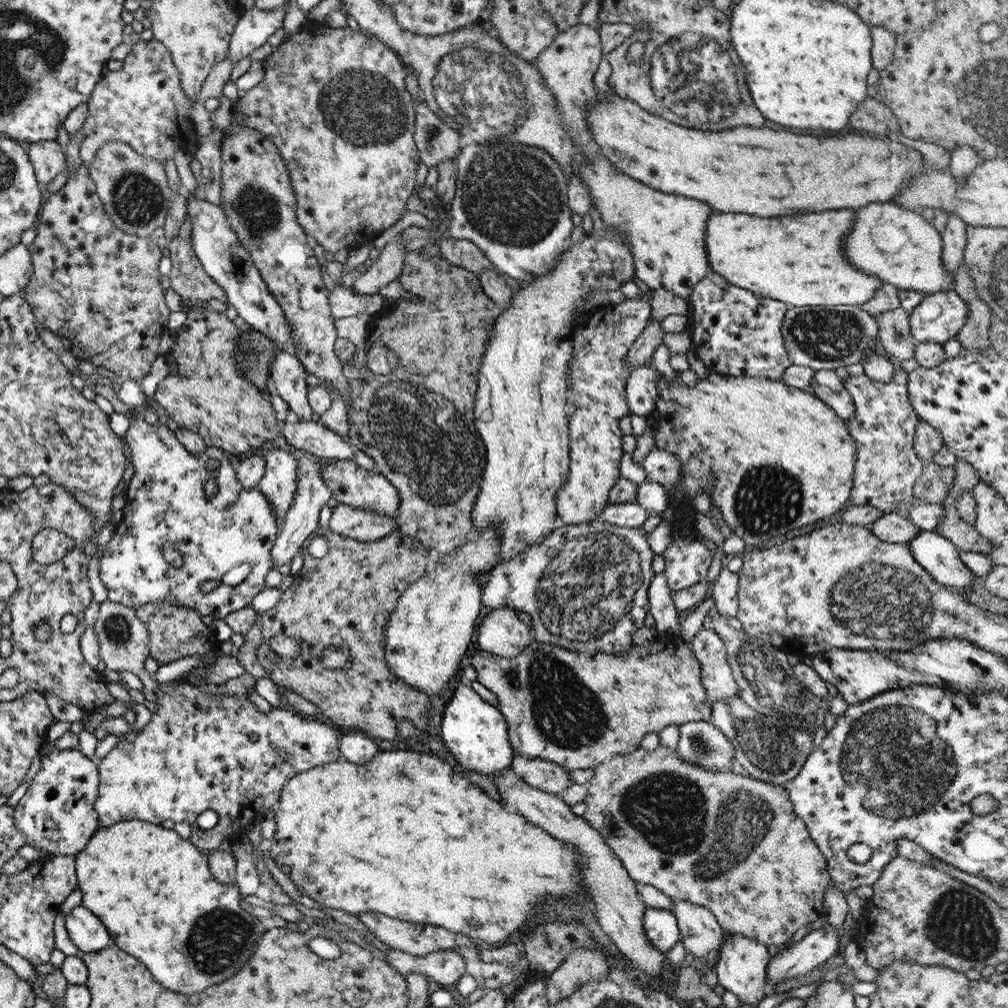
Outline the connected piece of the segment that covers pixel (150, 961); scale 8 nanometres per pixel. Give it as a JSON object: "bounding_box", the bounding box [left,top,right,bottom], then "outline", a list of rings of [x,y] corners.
{"bounding_box":[74,820,267,996],"outline":[[[127,820],[113,824],[111,827],[97,829],[87,841],[87,844],[74,855],[75,874],[77,880],[77,888],[81,891],[81,906],[91,910],[107,928],[113,944],[117,948],[121,948],[123,952],[135,956],[141,964],[146,966],[146,969],[152,974],[152,977],[163,988],[172,990],[173,992],[189,996],[197,995],[211,987],[214,984],[219,984],[226,978],[233,976],[239,972],[243,963],[251,956],[254,949],[254,944],[257,939],[267,930],[267,923],[259,921],[255,916],[247,913],[239,907],[239,889],[235,882],[221,883],[215,881],[208,869],[206,856],[199,852],[188,839],[183,839],[174,832],[174,830],[166,830],[160,825],[150,824],[139,820]]]}

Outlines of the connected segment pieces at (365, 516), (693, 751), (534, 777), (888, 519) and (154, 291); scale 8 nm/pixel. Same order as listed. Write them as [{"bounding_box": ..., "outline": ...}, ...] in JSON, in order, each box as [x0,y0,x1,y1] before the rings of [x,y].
[{"bounding_box":[328,504,396,541],"outline":[[[345,504],[333,507],[328,529],[342,537],[359,541],[380,539],[396,529],[395,519],[371,510],[353,508]]]},{"bounding_box":[674,719,734,771],"outline":[[[708,719],[680,724],[674,748],[685,763],[709,771],[731,771],[734,758],[731,746],[728,738]]]},{"bounding_box":[510,752,572,796],"outline":[[[515,752],[511,754],[510,768],[527,785],[551,795],[559,796],[572,784],[569,771],[563,770],[561,766],[545,760],[527,759]]]},{"bounding_box":[866,512,921,544],"outline":[[[895,512],[883,513],[870,525],[867,524],[866,528],[873,536],[877,536],[882,541],[903,544],[908,544],[921,531],[908,521],[905,514]]]},{"bounding_box":[20,164,170,382],"outline":[[[83,164],[69,170],[63,187],[46,200],[34,230],[36,235],[28,246],[32,272],[20,293],[31,306],[34,318],[55,335],[75,359],[106,368],[120,380],[139,382],[149,374],[151,362],[158,356],[159,339],[170,314],[159,284],[157,264],[161,248],[157,241],[149,235],[127,234],[111,222],[96,195],[88,167]]]}]

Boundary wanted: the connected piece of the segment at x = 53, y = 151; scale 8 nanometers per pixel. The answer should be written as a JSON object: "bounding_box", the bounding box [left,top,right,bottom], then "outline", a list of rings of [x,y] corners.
{"bounding_box":[27,140,66,184],"outline":[[[47,140],[29,143],[27,156],[32,164],[37,182],[47,184],[66,168],[65,156],[57,141]]]}

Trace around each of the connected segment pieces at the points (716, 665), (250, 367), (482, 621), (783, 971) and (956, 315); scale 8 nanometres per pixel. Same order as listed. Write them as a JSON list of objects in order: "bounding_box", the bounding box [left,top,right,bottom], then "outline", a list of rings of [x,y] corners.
[{"bounding_box":[689,628,739,708],"outline":[[[703,628],[689,644],[692,655],[700,666],[700,683],[708,694],[710,708],[717,701],[738,697],[739,688],[732,677],[724,653],[724,644],[719,636],[711,628]]]},{"bounding_box":[234,329,281,396],"outline":[[[253,329],[241,332],[235,345],[234,361],[240,374],[249,379],[256,389],[267,396],[268,372],[273,355],[281,351],[271,339]]]},{"bounding_box":[477,606,532,658],"outline":[[[502,606],[501,608],[491,608],[490,613],[485,613],[477,622],[477,646],[480,650],[502,656],[503,658],[513,658],[517,656],[532,640],[529,627],[523,624],[515,616],[514,608]]]},{"bounding_box":[765,923,837,995],"outline":[[[820,923],[797,942],[783,944],[766,964],[765,995],[773,993],[773,986],[789,978],[805,975],[837,954],[837,933],[831,925]]]},{"bounding_box":[908,290,967,343],"outline":[[[954,290],[925,294],[921,302],[908,312],[911,337],[918,343],[946,343],[956,338],[967,314],[967,305]]]}]

